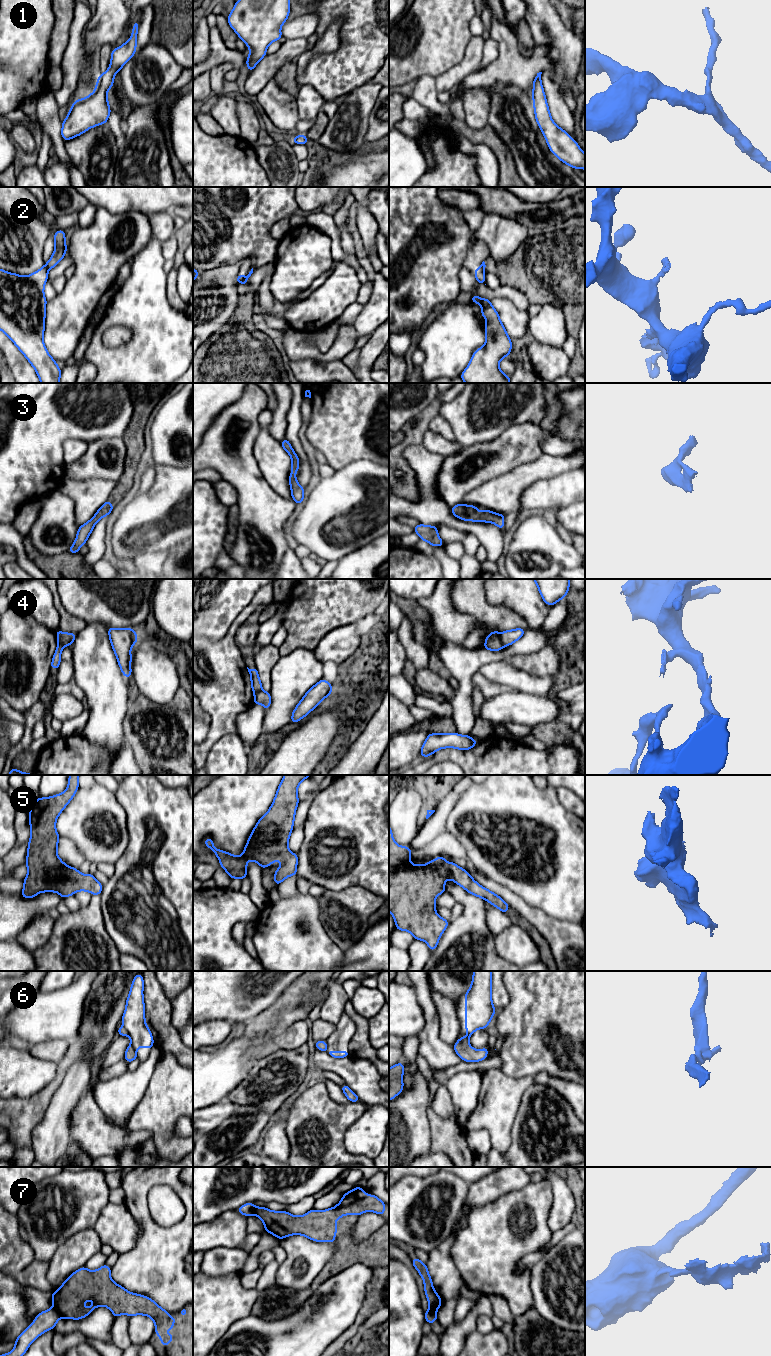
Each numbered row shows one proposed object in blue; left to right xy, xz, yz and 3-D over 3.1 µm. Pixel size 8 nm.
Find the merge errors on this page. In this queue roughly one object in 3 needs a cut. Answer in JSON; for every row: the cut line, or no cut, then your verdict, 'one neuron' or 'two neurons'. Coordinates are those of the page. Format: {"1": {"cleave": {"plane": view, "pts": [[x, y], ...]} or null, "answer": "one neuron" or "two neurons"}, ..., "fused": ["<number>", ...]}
{"1": {"cleave": null, "answer": "one neuron"}, "2": {"cleave": {"plane": "xy", "pts": [[44, 265], [48, 269]]}, "answer": "two neurons"}, "3": {"cleave": null, "answer": "one neuron"}, "4": {"cleave": {"plane": "yz", "pts": [[500, 634], [500, 640], [504, 645]]}, "answer": "two neurons"}, "5": {"cleave": null, "answer": "one neuron"}, "6": {"cleave": {"plane": "xy", "pts": [[123, 1027], [128, 1034]]}, "answer": "two neurons"}, "7": {"cleave": {"plane": "xy", "pts": [[53, 1306], [61, 1316]]}, "answer": "two neurons"}, "fused": ["2", "4", "6", "7"]}

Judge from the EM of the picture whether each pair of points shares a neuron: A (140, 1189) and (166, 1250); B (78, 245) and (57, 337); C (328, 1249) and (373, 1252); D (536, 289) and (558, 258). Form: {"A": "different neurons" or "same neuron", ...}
{"A": "same neuron", "B": "same neuron", "C": "different neurons", "D": "same neuron"}

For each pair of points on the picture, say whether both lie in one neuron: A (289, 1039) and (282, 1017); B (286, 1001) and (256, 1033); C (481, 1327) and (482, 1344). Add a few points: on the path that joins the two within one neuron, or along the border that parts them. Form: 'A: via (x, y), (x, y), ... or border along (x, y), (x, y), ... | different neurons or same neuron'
A: border along (307, 1019), (295, 1021), (284, 1031) | different neurons
B: via (280, 1009), (264, 1025) | same neuron
C: border along (495, 1328), (486, 1333), (476, 1331) | different neurons

